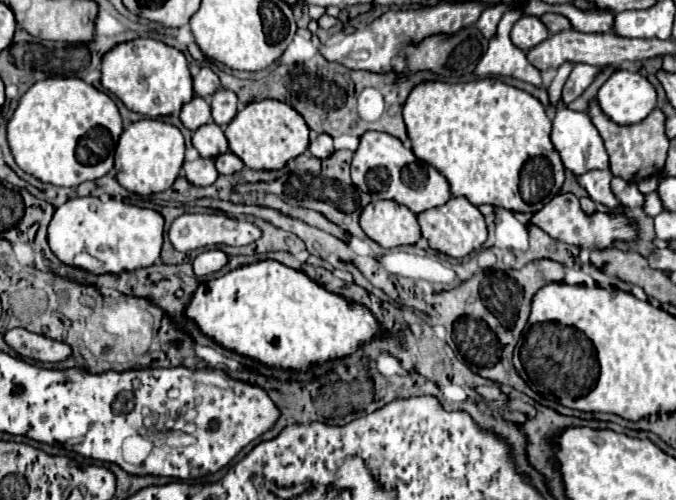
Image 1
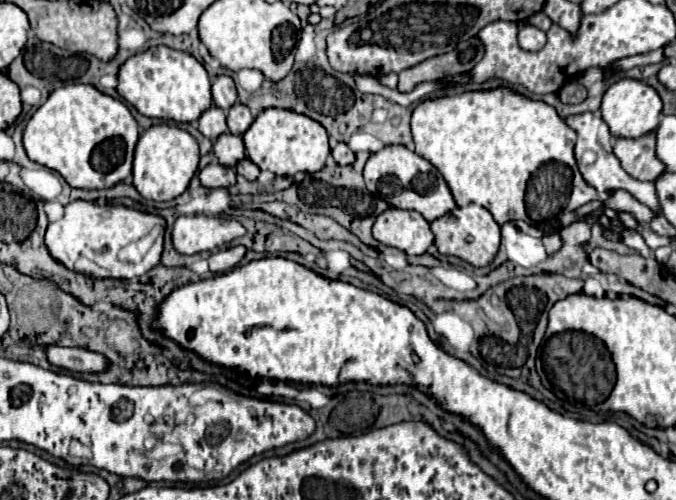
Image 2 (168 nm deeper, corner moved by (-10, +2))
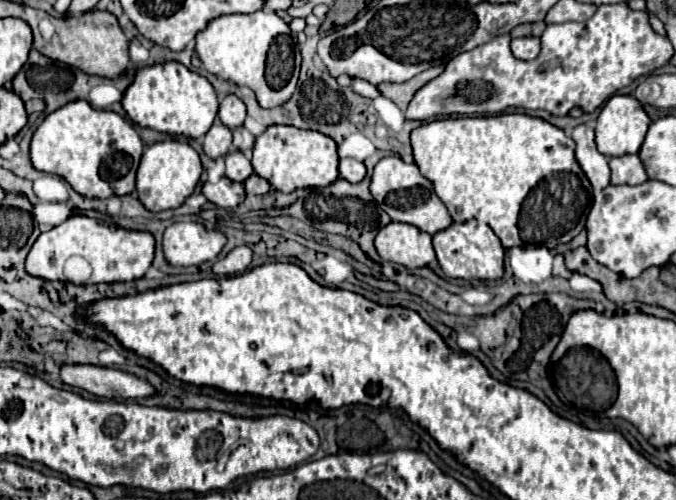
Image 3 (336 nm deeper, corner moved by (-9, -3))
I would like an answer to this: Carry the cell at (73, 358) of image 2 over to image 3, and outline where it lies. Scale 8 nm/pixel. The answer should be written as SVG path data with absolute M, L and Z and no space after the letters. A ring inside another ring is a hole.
M61 365L61 381L105 399L139 399L153 395L153 387L121 369L99 365Z

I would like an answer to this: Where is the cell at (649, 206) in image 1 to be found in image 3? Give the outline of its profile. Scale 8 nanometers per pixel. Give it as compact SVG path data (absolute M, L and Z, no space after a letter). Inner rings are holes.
M577 125L573 131L573 141L577 143L575 157L585 171L587 179L591 181L595 191L605 189L611 183L611 169L609 169L609 159L599 153L595 145L595 131L589 125Z

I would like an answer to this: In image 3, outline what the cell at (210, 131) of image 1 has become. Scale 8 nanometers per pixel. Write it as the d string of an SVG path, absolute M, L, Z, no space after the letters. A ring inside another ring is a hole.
M231 149L225 155L225 177L231 181L245 181L253 173L251 161L237 149Z

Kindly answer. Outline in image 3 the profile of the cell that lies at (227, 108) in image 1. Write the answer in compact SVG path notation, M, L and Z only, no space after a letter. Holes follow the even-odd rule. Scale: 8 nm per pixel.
M243 125L237 127L237 129L233 129L233 147L235 147L235 149L247 153L247 151L251 151L253 141L255 141L255 137L253 137Z

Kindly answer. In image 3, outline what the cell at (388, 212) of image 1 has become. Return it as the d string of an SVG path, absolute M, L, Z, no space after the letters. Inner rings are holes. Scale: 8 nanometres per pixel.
M391 221L375 237L375 249L385 261L405 265L409 269L425 267L435 259L431 235L415 225Z

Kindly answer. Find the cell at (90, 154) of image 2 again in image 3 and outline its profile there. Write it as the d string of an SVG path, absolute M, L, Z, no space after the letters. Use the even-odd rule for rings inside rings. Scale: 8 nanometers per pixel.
M77 99L49 113L35 129L31 139L31 163L37 171L63 177L79 195L107 199L127 195L135 189L135 171L139 167L143 141L129 121L115 111L93 109Z

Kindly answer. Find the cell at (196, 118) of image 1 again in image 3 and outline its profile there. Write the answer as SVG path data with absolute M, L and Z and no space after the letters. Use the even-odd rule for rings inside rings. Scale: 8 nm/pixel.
M215 119L211 129L203 137L205 153L211 159L217 159L217 157L223 157L229 151L229 145L231 145L231 129L225 127L219 119Z

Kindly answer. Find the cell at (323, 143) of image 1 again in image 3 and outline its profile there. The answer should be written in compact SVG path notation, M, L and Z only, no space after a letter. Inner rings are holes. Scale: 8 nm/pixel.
M341 159L339 161L339 173L343 179L351 183L359 183L365 177L365 165L355 159Z

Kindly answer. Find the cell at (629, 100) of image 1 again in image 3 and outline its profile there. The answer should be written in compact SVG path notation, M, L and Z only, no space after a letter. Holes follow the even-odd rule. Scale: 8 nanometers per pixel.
M613 95L605 103L605 107L601 109L601 113L597 117L597 125L595 125L597 149L605 157L619 157L619 155L627 155L627 153L639 153L649 125L651 125L651 119L645 113L643 105L635 97L631 97L631 95Z

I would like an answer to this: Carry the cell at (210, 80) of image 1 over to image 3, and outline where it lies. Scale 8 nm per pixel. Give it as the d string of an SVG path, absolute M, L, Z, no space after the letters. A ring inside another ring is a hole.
M227 95L221 103L219 103L219 119L223 125L227 125L229 129L241 127L245 121L245 103L237 97L237 95Z

